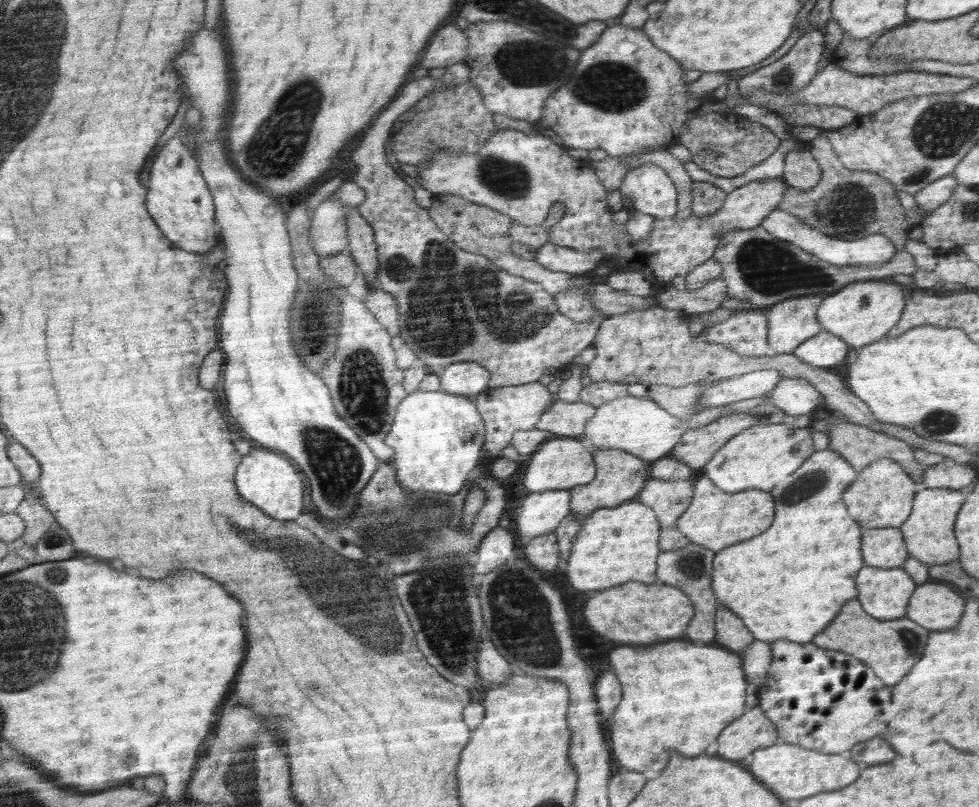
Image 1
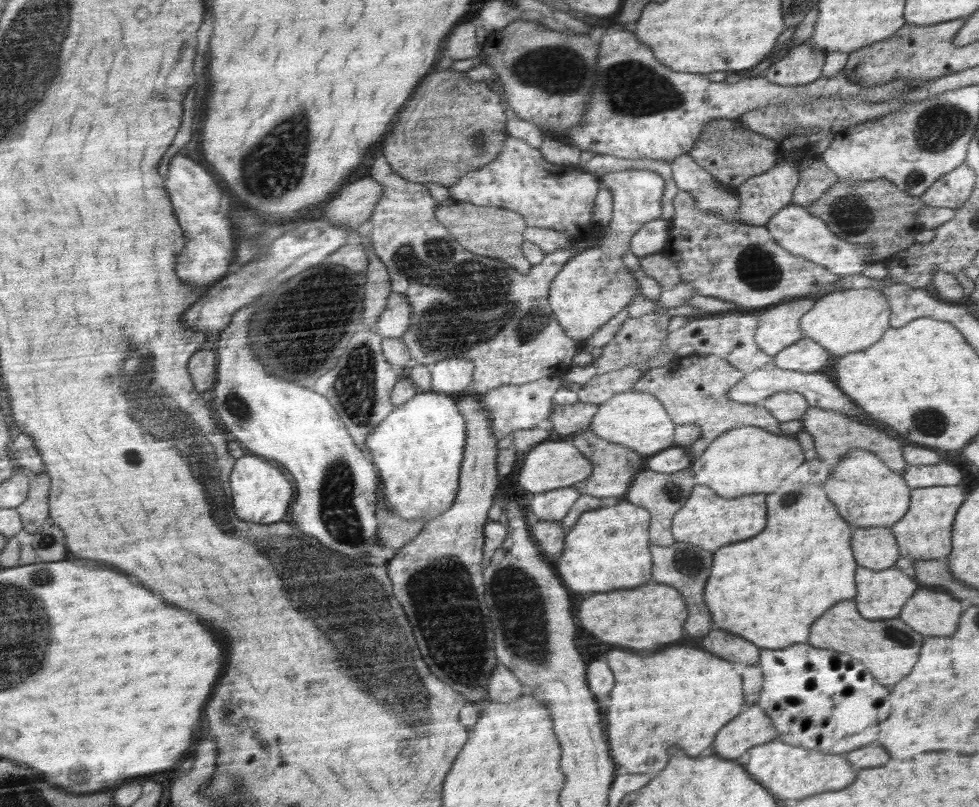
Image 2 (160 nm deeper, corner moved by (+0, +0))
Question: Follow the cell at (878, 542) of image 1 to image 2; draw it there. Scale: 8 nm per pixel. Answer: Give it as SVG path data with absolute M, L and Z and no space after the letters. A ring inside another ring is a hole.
M888 526L855 528L851 538L851 549L860 567L884 570L892 567L903 553Z

